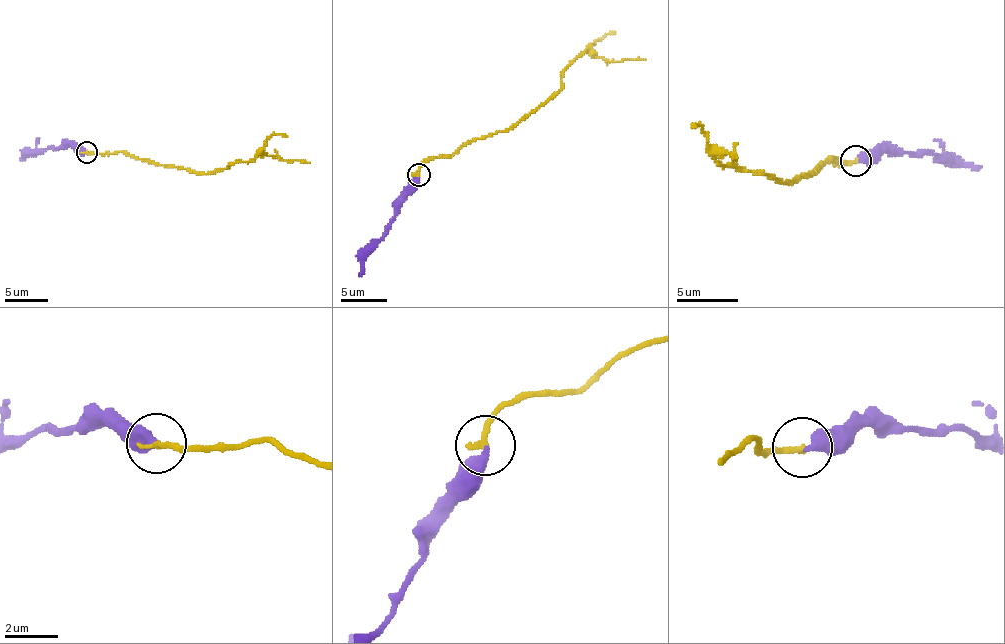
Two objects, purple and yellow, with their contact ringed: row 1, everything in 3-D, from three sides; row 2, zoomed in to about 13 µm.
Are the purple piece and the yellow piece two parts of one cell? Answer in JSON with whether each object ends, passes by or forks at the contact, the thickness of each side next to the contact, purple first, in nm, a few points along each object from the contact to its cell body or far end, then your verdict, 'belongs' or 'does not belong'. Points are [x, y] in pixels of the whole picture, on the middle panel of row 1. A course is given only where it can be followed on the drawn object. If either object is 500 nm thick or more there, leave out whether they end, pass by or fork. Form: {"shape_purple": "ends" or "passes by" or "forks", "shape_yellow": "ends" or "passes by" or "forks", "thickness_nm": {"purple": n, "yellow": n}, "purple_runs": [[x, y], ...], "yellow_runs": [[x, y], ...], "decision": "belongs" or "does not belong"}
{"shape_purple": "ends", "shape_yellow": "ends", "thickness_nm": {"purple": 360, "yellow": 240}, "purple_runs": [[419, 175], [416, 187], [386, 235], [372, 249], [359, 276]], "yellow_runs": [[419, 175], [426, 161], [508, 131], [543, 105], [561, 88], [561, 74], [587, 50], [610, 61], [645, 59]], "decision": "belongs"}

